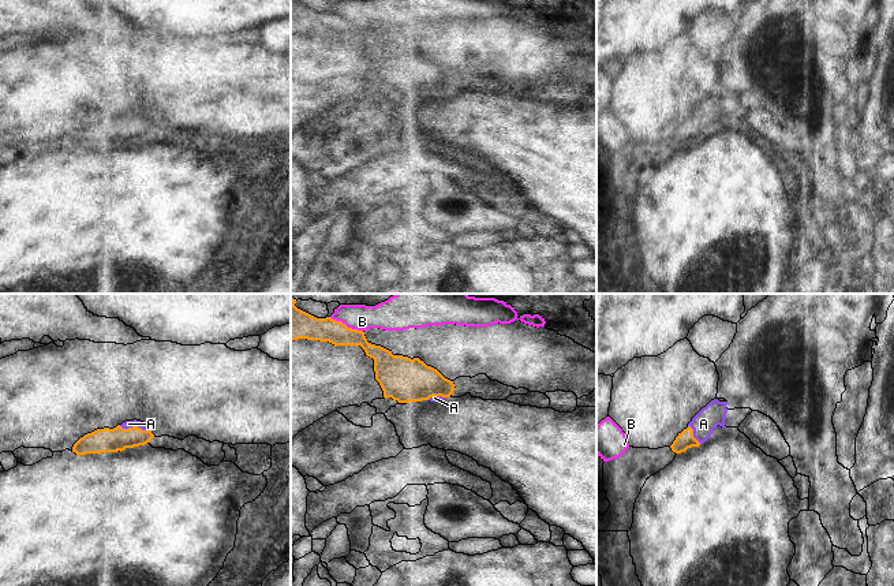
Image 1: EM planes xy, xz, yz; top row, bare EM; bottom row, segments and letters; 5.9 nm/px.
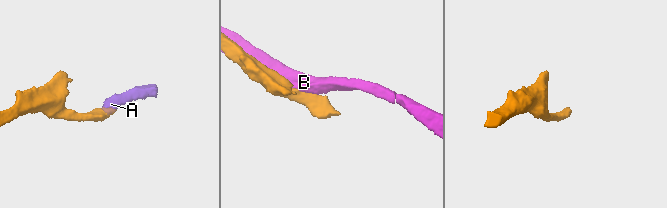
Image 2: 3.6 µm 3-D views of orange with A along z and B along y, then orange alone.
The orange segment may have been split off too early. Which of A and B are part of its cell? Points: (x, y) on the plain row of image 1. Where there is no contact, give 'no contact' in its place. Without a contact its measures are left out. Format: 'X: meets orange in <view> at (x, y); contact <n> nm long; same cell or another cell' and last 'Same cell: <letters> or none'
A: meets orange in xy at (134, 120); contact 190 nm long; same cell
B: meets orange in xz at (344, 18); contact 220 nm long; another cell
Same cell: A

